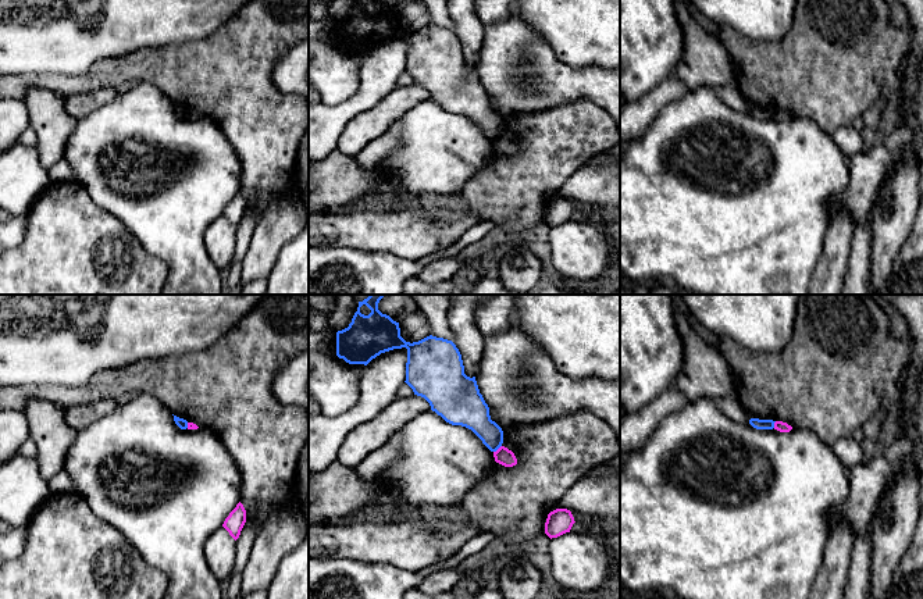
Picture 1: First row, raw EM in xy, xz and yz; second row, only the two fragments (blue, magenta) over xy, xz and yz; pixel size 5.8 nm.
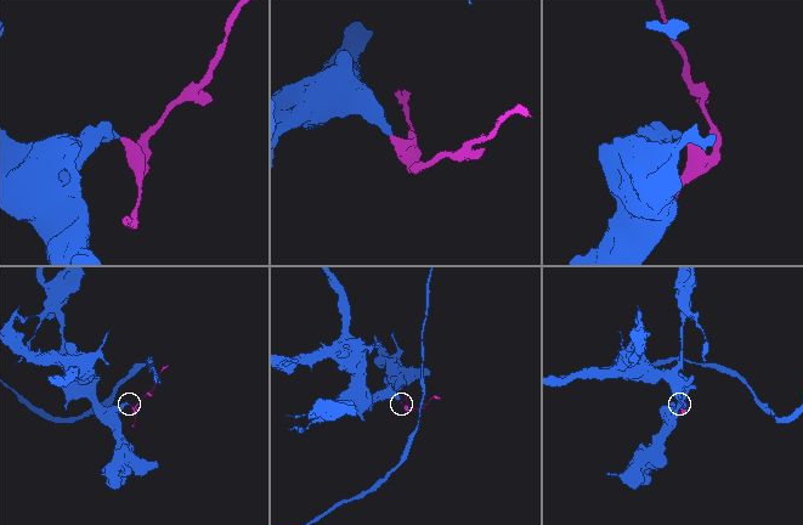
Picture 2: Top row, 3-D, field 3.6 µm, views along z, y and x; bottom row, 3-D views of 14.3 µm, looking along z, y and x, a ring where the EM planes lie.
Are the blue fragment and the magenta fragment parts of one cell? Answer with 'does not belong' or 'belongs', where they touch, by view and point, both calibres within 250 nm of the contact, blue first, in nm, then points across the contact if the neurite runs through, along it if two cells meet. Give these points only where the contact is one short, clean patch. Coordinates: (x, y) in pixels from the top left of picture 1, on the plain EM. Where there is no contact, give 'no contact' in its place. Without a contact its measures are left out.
does not belong; contact xz (496, 138); calibres 190 and 100 nm; border xz (501, 134), (494, 141)

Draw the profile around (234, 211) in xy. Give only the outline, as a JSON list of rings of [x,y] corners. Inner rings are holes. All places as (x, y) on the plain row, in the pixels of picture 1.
[[[239,190],[236,196],[225,207],[222,215],[229,221],[229,224],[236,229],[240,224],[240,220],[246,211],[246,199]]]

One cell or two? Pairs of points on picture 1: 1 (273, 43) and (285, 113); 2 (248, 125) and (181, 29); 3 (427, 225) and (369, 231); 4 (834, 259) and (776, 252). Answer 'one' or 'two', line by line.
1: one
2: two
3: one
4: two

